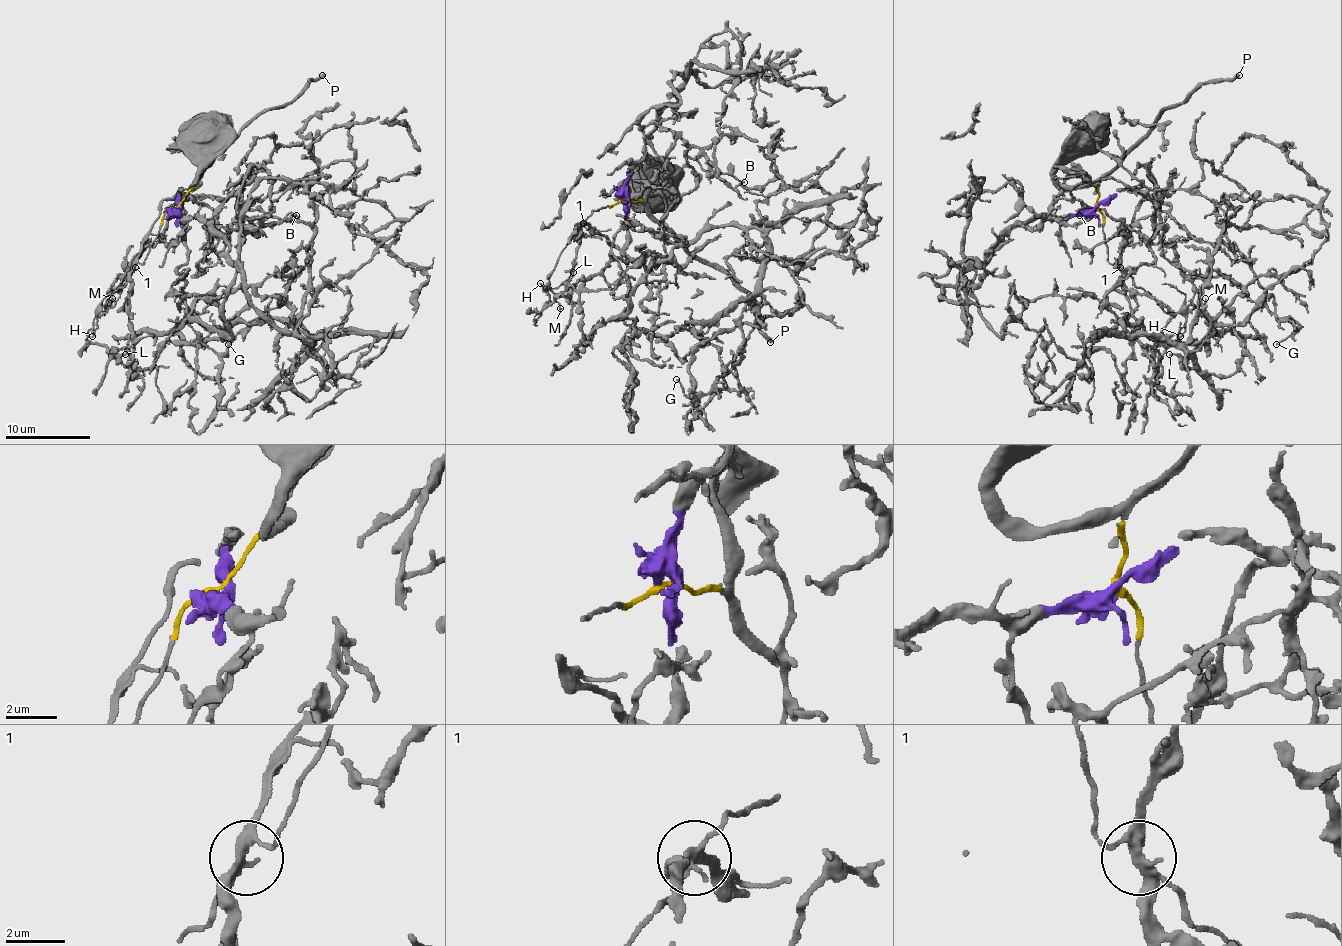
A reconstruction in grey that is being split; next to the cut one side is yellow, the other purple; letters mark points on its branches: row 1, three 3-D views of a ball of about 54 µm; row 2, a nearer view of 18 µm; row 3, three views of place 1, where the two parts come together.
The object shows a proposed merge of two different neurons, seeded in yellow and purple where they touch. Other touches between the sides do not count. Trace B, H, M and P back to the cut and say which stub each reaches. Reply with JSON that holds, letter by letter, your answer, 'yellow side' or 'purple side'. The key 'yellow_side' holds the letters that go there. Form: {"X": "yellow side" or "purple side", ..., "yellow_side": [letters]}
{"B": "purple side", "H": "yellow side", "M": "yellow side", "P": "yellow side", "yellow_side": ["H", "M", "P"]}

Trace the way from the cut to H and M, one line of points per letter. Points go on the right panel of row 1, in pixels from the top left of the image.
H: (1096, 207), (1102, 215), (1108, 262), (1117, 264), (1166, 311), (1185, 317), (1185, 330), (1180, 336)
M: (1096, 207), (1102, 215), (1108, 262), (1117, 264), (1163, 308), (1187, 313), (1206, 298)

